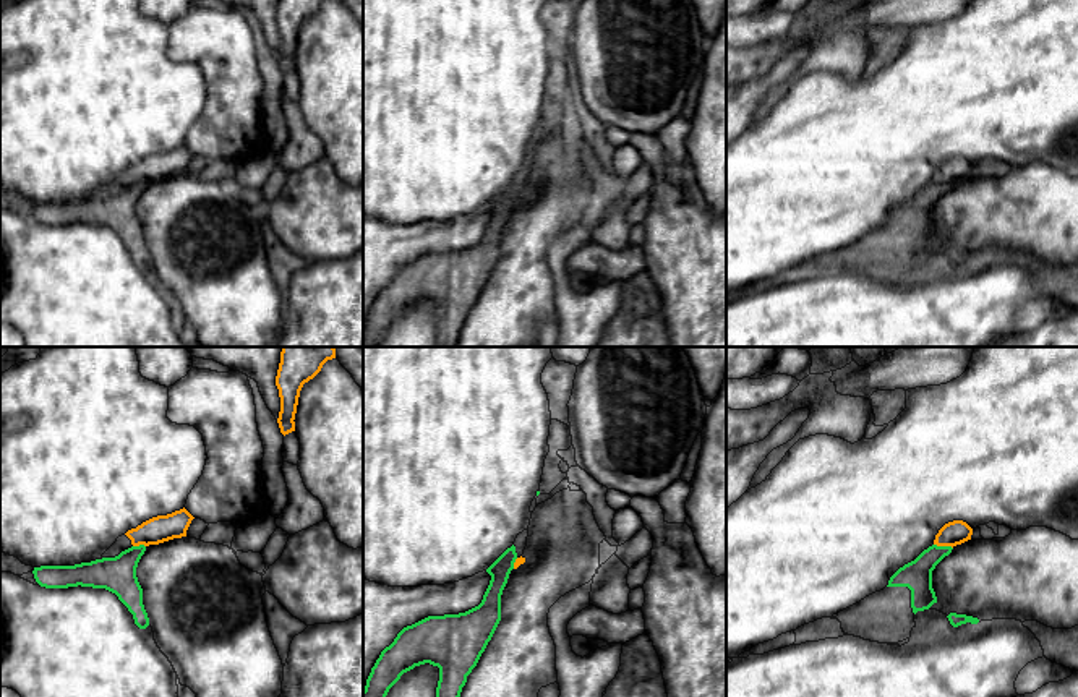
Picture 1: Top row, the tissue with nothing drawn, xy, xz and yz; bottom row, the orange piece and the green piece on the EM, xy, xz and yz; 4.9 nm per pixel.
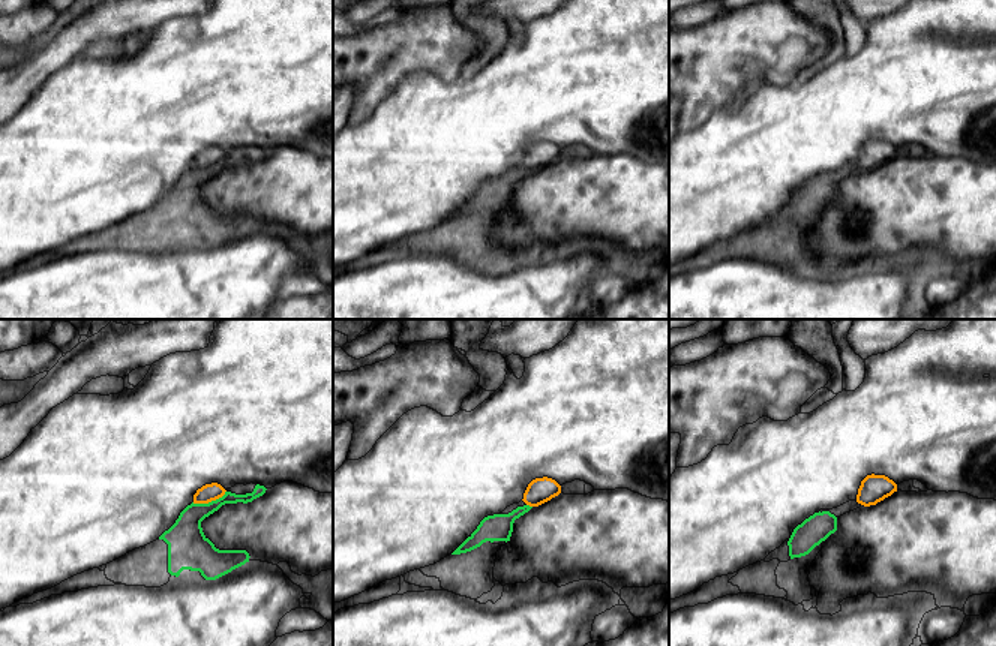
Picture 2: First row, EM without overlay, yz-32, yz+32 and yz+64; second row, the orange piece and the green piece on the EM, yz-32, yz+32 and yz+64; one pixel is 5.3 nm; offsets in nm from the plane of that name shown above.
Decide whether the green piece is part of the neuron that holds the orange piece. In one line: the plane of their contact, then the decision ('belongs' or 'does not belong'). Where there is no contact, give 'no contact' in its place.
yz | does not belong

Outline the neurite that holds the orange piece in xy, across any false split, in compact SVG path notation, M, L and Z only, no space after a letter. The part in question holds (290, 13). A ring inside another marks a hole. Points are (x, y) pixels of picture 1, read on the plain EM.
M279 0L276 23L280 34L279 65L285 73L295 68L295 50L300 28L305 19L313 16L324 0Z

